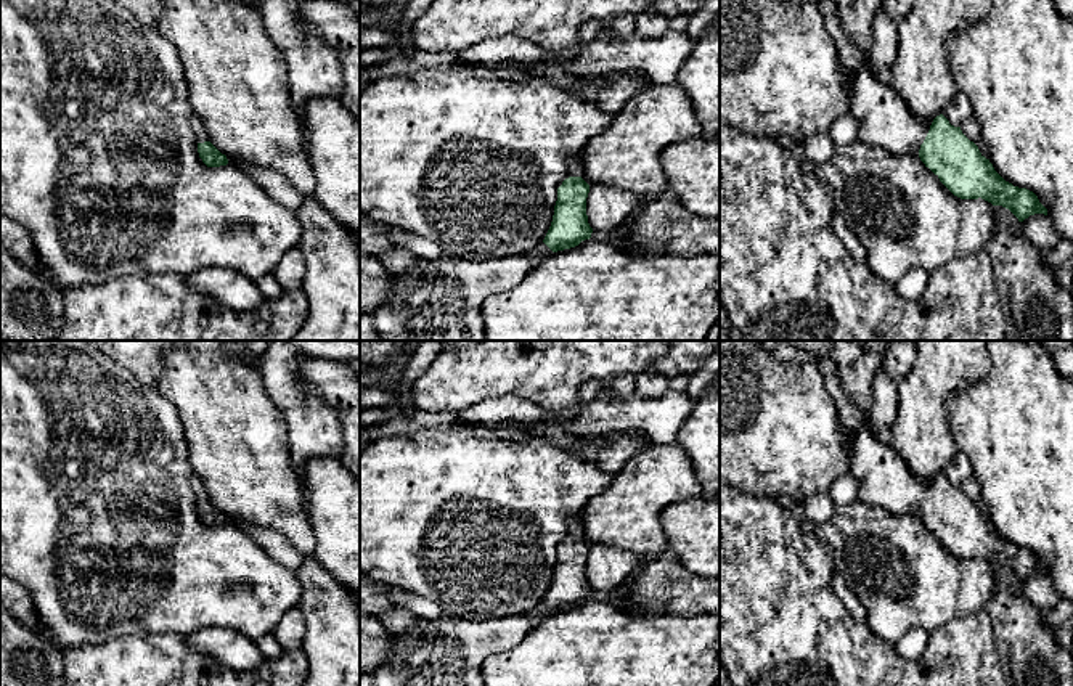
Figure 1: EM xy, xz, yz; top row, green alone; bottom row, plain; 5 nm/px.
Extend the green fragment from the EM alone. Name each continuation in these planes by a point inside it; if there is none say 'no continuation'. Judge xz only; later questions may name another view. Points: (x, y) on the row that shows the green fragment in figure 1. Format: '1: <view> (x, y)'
1: xz (575, 169)

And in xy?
1: xy (198, 126)

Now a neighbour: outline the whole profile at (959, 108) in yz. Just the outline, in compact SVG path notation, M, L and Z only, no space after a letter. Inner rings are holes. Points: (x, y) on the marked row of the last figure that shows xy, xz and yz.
M959 92L944 108L943 116L949 120L951 125L961 127L967 117L973 116L969 96Z

